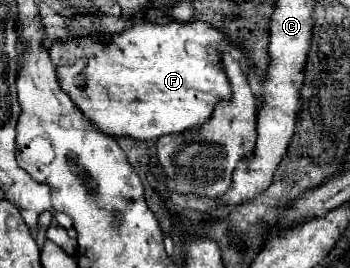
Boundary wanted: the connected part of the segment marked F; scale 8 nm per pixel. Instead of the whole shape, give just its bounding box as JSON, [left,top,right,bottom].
[50,22,254,142]

